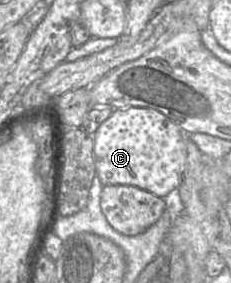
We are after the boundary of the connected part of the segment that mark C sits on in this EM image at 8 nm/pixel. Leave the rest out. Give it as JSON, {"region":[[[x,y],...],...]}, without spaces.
{"region":[[[152,108],[115,109],[93,134],[96,175],[105,185],[135,186],[165,198],[181,182],[185,134],[171,119]]]}

